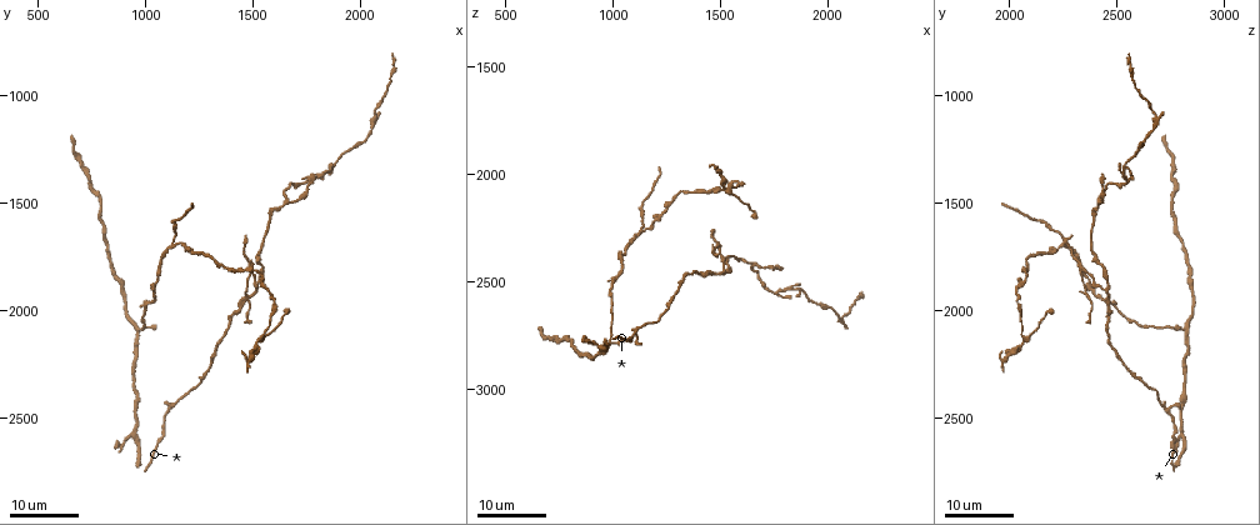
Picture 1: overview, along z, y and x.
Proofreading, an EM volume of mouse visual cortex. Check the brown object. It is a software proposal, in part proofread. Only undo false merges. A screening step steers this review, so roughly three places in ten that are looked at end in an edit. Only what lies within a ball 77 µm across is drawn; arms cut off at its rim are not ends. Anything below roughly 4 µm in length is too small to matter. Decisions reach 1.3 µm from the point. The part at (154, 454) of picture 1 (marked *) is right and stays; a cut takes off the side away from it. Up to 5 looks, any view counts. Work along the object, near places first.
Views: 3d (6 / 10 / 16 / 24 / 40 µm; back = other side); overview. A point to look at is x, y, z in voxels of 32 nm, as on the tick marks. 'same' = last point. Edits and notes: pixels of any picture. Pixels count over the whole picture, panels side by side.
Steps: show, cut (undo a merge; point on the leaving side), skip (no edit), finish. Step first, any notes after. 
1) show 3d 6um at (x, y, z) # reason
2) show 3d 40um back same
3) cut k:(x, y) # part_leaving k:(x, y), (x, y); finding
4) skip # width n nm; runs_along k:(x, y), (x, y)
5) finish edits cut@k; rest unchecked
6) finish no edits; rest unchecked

show 3d 16um at (1530, 1900, 2450) # a fork

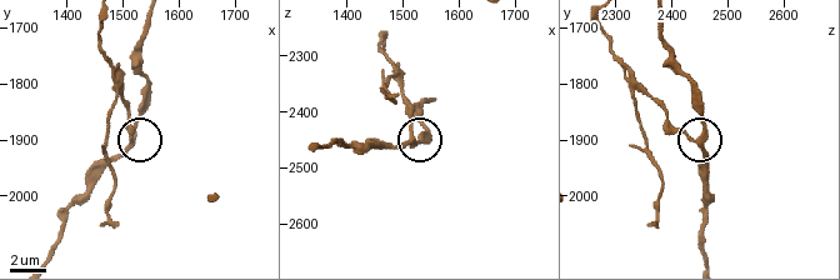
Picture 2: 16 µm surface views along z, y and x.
show 3d 6um at (1520, 1900, 2445)

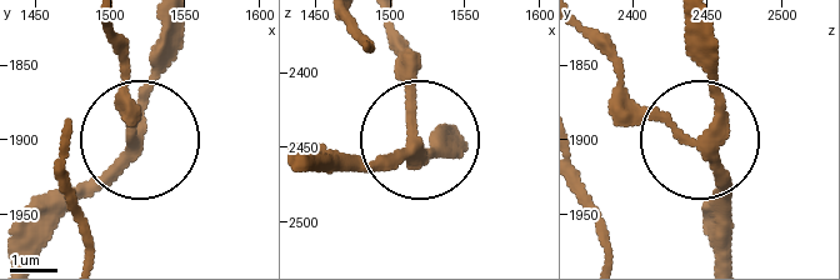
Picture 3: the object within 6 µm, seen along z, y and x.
skip # runs_along 3:(713, 259), (721, 164), (665, 128), (598, 48); all the same cell

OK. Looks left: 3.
show 3d 24um at (1660, 1480, 2410) # three-way junction

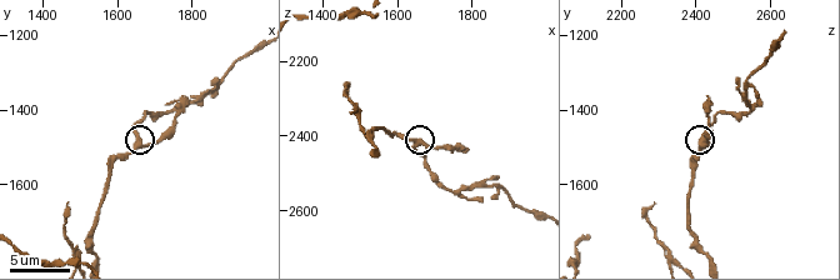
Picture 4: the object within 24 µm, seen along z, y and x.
show 3d 6um at (1660, 1490, 2420)

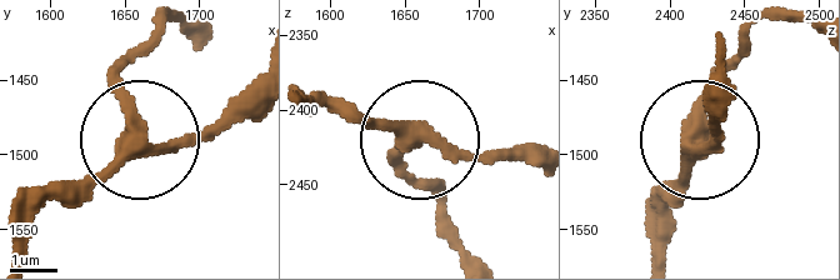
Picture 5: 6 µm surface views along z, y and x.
show 3d 6um back at (1658, 1484, 2416)

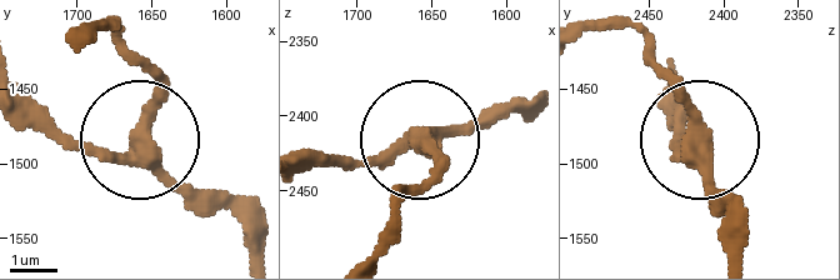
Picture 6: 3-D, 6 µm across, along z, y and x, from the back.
skip # width 330 nm; runs_along 6:(253, 235), (145, 151), (26, 128); one cell here

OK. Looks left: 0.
finish no edits; rest unchecked

